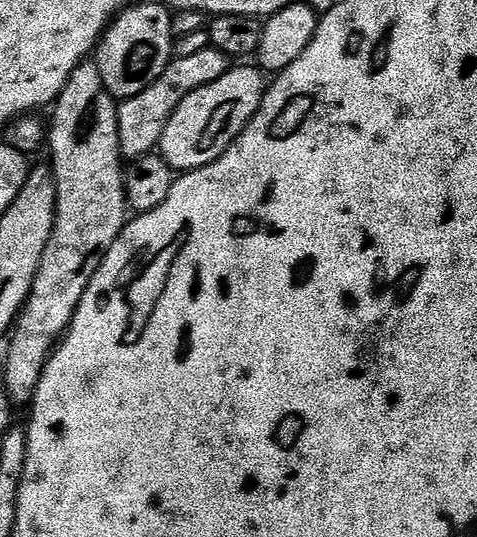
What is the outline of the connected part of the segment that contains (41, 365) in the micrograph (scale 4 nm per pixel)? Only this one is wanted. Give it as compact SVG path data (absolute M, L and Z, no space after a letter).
M81 61L71 72L67 84L53 105L52 122L48 124L48 147L52 154L50 167L56 186L55 228L43 250L42 262L32 284L26 304L13 325L8 352L4 360L4 389L9 401L16 406L29 405L35 396L41 374L48 364L48 357L55 351L59 340L67 331L82 294L88 289L93 274L110 246L125 231L128 221L127 196L124 190L124 150L120 146L120 127L117 124L117 101L105 90L101 72L95 61Z

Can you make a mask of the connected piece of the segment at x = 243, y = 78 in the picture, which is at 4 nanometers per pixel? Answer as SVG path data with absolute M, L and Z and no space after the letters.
M229 67L228 72L218 78L218 82L210 82L210 86L194 90L194 94L187 96L176 107L160 139L159 155L180 174L213 164L254 118L265 91L266 76L259 67Z

